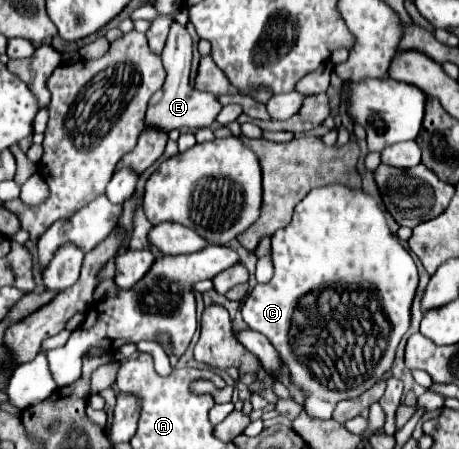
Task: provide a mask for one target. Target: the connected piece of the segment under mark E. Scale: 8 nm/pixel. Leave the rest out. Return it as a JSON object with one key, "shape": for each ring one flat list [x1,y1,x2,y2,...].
{"shape":[[172,24,172,30,168,34,164,52,162,52,162,62,166,68,166,82,162,86,162,90,158,90,152,96,152,102,148,104,146,110,146,118,144,124,146,128,156,128,156,130,176,130,176,128,206,128,212,126,218,112,222,110,222,104,216,100,214,94,210,92,198,92,190,86,189,75,191,70,193,55,193,44,186,26,180,24]]}

